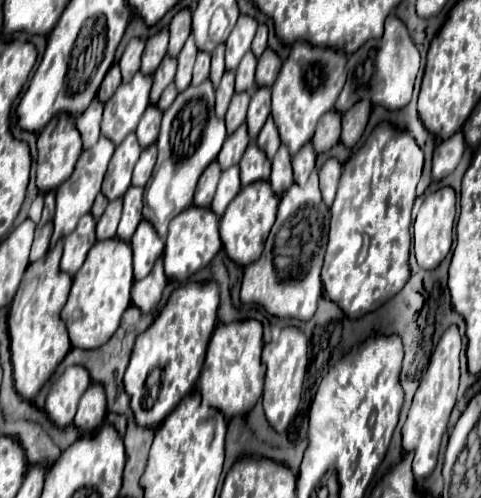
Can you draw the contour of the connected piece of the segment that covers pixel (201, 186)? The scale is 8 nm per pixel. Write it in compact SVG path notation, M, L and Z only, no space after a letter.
M213 160L213 164L209 164L205 168L205 172L201 174L201 180L197 184L197 192L195 192L195 200L193 200L195 206L205 206L207 208L211 204L215 188L217 188L217 182L219 182L219 176L221 176L221 168Z

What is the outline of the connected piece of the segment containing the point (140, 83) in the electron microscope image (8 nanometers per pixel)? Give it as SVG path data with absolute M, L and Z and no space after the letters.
M137 72L129 82L123 82L105 102L101 134L115 146L121 144L129 132L135 132L141 114L149 106L151 82L153 78L149 74Z

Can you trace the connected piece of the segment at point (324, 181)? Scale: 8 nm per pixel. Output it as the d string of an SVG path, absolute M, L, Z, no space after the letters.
M329 158L319 168L319 188L321 188L321 194L323 194L323 202L327 206L331 206L331 202L333 202L339 176L341 176L341 164L337 162L337 158Z

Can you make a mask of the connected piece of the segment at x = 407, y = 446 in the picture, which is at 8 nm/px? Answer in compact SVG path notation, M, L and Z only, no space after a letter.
M449 326L443 336L439 338L439 344L435 346L429 366L425 368L419 388L413 396L413 404L409 410L409 416L403 426L403 450L415 452L413 458L413 474L415 478L427 478L437 462L441 438L447 430L449 414L455 406L457 398L457 386L459 386L459 352L461 352L461 338L457 332L457 326Z

